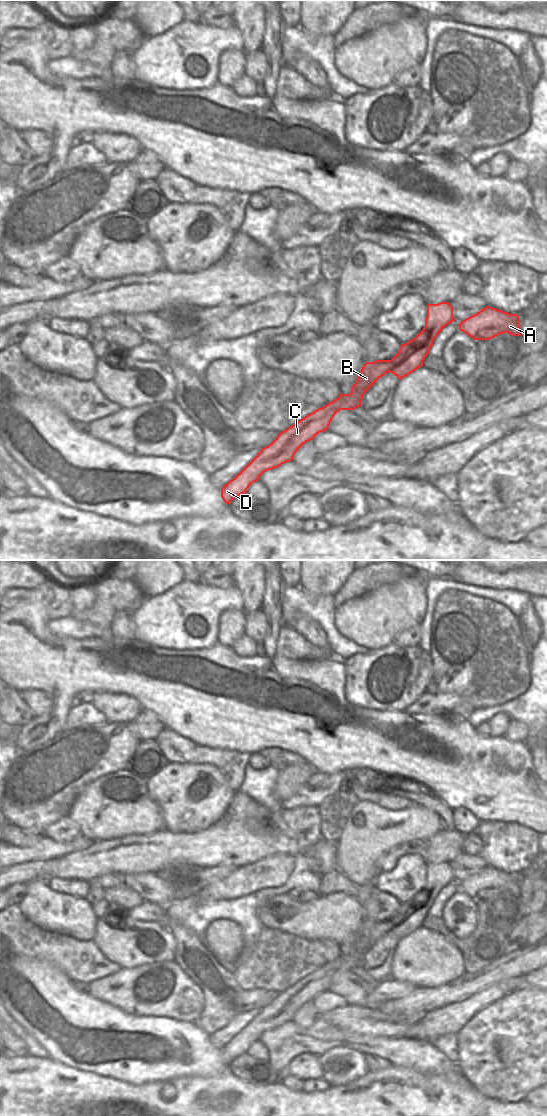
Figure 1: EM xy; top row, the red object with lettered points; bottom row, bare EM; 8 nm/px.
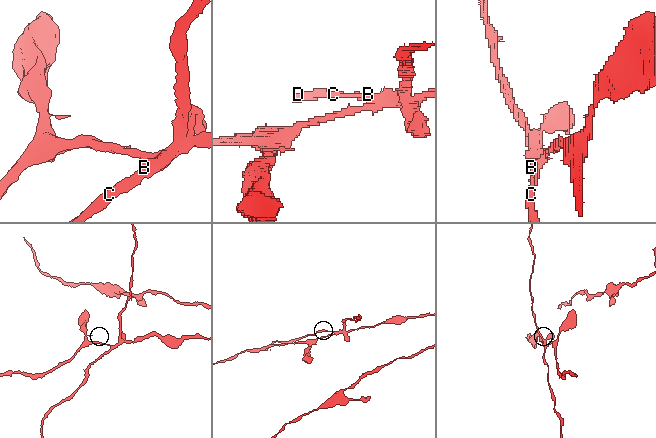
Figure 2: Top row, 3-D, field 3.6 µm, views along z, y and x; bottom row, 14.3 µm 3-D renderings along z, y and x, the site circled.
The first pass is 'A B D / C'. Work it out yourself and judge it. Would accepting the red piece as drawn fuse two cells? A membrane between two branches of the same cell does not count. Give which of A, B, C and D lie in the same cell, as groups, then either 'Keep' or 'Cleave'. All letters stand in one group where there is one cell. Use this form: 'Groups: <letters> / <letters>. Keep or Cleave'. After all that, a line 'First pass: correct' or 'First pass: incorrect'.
Groups: A / B C D. Cleave.
First pass: incorrect

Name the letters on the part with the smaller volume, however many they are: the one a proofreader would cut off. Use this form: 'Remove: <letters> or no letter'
Remove: B, C, D

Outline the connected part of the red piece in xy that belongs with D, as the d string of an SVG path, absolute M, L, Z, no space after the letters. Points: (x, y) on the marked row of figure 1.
M440 302L438 304L427 304L427 317L425 327L415 337L417 343L410 346L401 344L398 353L391 360L376 360L366 362L358 377L357 381L351 387L350 394L339 394L339 397L308 414L286 430L279 432L279 435L260 452L229 482L221 489L221 497L226 504L246 493L247 489L266 471L278 468L286 462L293 460L295 453L308 441L313 440L320 432L328 429L333 417L340 410L354 410L361 406L363 395L385 374L388 372L394 374L399 380L408 376L418 368L423 366L423 361L429 354L433 341L437 335L450 323L454 322L453 307L449 302Z

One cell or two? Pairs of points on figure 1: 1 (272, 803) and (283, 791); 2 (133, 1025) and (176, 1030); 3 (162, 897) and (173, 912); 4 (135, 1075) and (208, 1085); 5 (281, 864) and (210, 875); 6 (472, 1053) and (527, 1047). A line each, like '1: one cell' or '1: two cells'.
1: two cells
2: one cell
3: two cells
4: two cells
5: two cells
6: one cell

